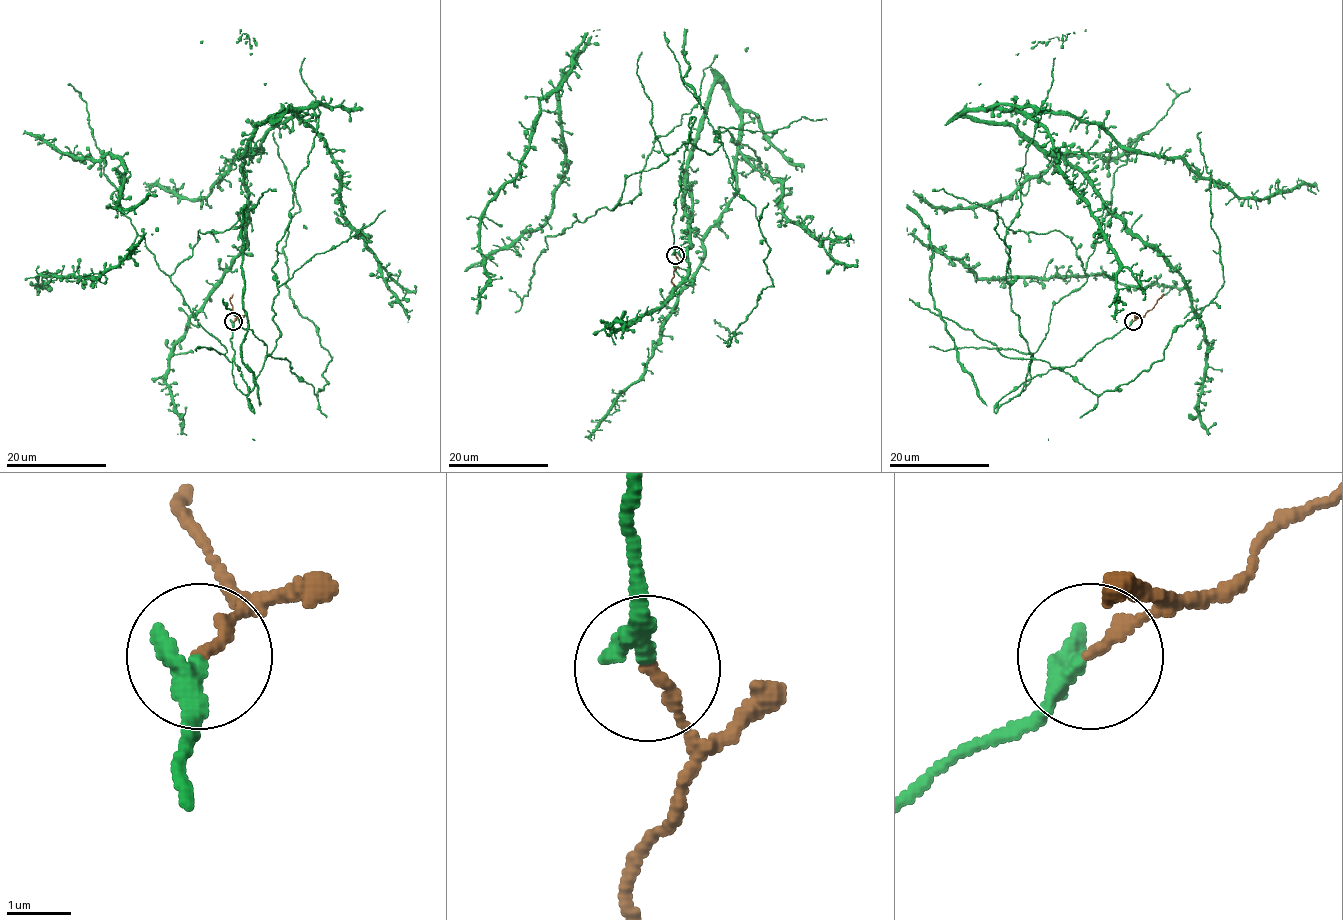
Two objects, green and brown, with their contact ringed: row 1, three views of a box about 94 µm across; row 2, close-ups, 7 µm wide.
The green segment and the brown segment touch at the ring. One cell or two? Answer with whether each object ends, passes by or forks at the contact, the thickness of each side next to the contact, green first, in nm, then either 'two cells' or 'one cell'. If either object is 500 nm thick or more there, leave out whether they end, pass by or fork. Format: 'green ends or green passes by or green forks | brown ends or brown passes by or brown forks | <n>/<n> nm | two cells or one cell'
green ends | brown ends | 380/190 nm | one cell

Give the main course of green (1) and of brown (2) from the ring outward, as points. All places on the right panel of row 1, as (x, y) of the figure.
1: (1132, 322), (998, 403), (1031, 358), (1004, 241), (1037, 121), (966, 108), (1060, 152), (1179, 274), (1216, 422)
2: (1132, 322), (1150, 310), (1162, 294)

